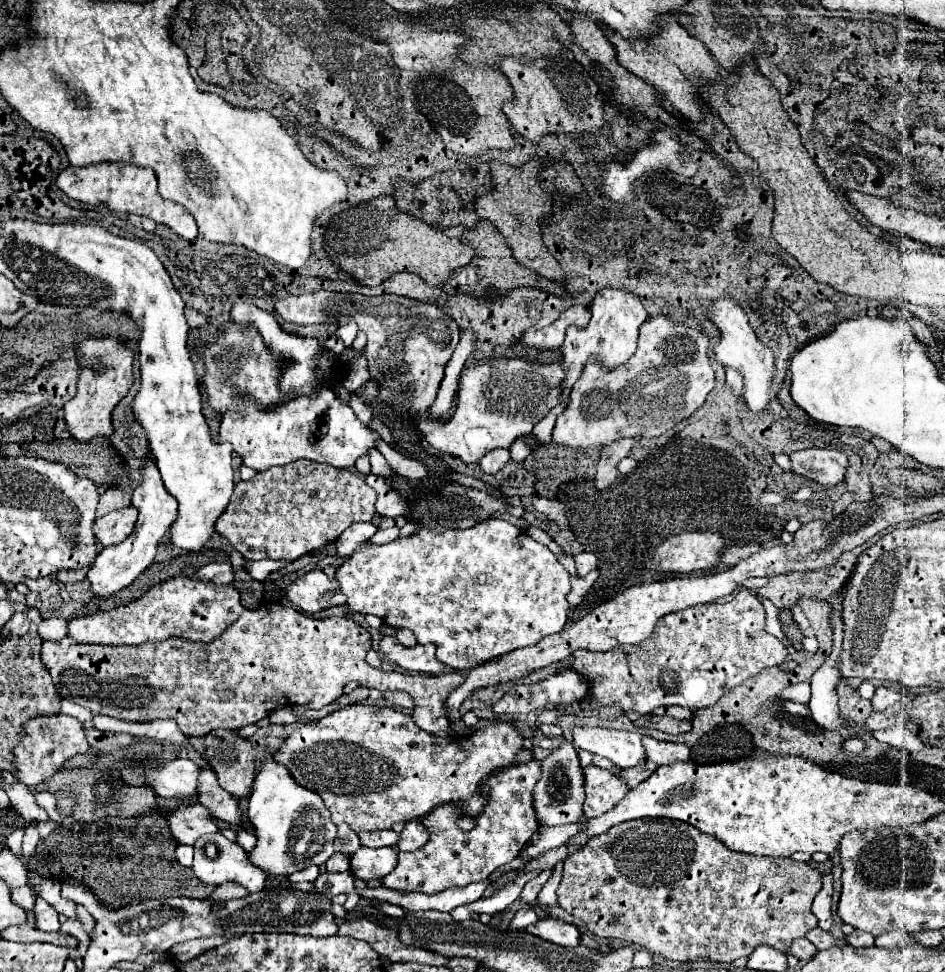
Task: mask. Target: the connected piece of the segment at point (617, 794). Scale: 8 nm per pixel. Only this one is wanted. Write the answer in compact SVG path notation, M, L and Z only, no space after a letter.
M590 765L584 769L584 787L586 787L586 801L584 801L584 815L598 817L610 811L628 791L624 779L612 775L606 769Z

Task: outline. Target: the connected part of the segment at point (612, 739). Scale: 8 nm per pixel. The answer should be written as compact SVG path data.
M576 727L574 745L592 755L602 755L618 767L634 767L646 761L642 735L632 731L602 729L602 727Z

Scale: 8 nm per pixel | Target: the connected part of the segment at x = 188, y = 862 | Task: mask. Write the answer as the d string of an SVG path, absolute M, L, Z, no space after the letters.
M178 845L176 859L182 861L184 867L192 867L192 855L194 855L194 847L190 847L190 845Z

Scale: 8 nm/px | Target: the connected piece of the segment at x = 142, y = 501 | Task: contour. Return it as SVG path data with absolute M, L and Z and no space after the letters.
M154 461L146 463L142 483L140 483L140 487L136 487L136 491L132 495L132 505L138 509L138 521L134 525L132 535L118 545L102 549L100 555L96 557L94 565L88 571L92 591L100 597L110 597L112 593L128 587L154 561L160 539L164 537L164 533L176 519L176 499L172 499L172 495L168 495L164 481L160 479L160 473L156 471Z

